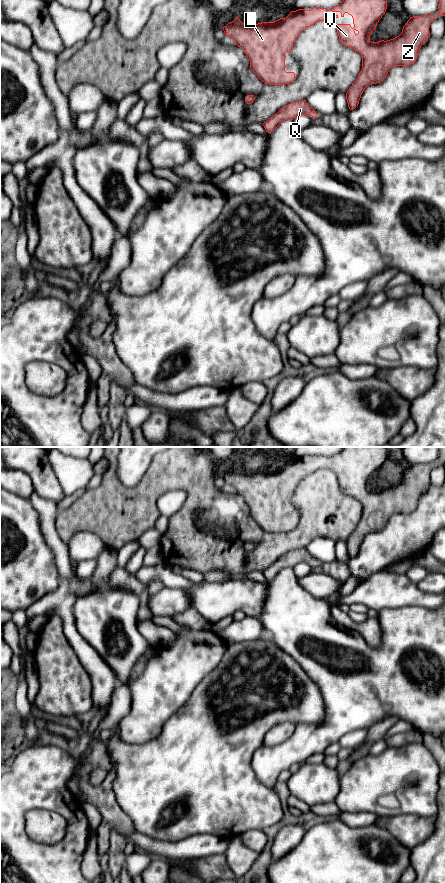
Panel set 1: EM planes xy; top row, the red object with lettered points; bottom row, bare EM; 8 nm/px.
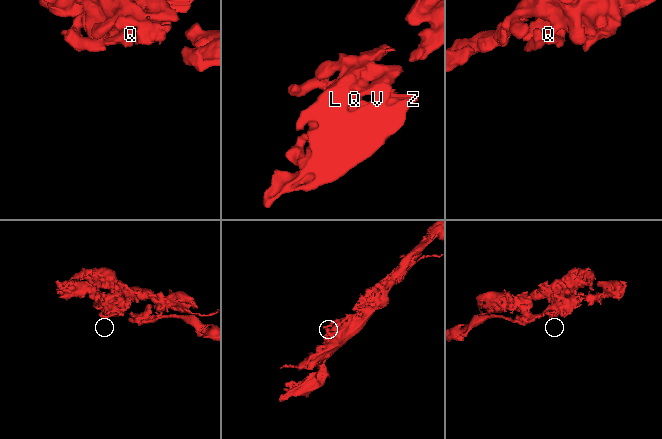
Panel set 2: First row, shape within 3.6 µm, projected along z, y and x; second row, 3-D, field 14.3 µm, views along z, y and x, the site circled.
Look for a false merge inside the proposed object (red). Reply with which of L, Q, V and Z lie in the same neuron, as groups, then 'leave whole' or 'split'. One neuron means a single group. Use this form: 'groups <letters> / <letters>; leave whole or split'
groups L Q V Z; leave whole

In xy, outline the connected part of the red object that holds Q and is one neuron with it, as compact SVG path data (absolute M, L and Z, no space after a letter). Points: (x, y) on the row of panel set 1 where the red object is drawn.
M302 100L284 106L262 125L264 126L266 132L271 133L283 121L289 119L293 120L300 115L311 116L313 119L317 116L315 110L306 102L306 100Z

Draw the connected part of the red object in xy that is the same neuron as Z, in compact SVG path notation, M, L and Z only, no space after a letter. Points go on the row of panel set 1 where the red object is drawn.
M343 0L330 8L340 12L341 17L348 13L353 18L350 24L335 24L340 42L362 56L362 69L349 90L346 99L350 110L355 109L365 88L383 81L393 66L413 64L421 46L430 37L429 27L435 16L413 16L403 26L399 36L384 41L372 42L371 33L385 14L387 0Z

